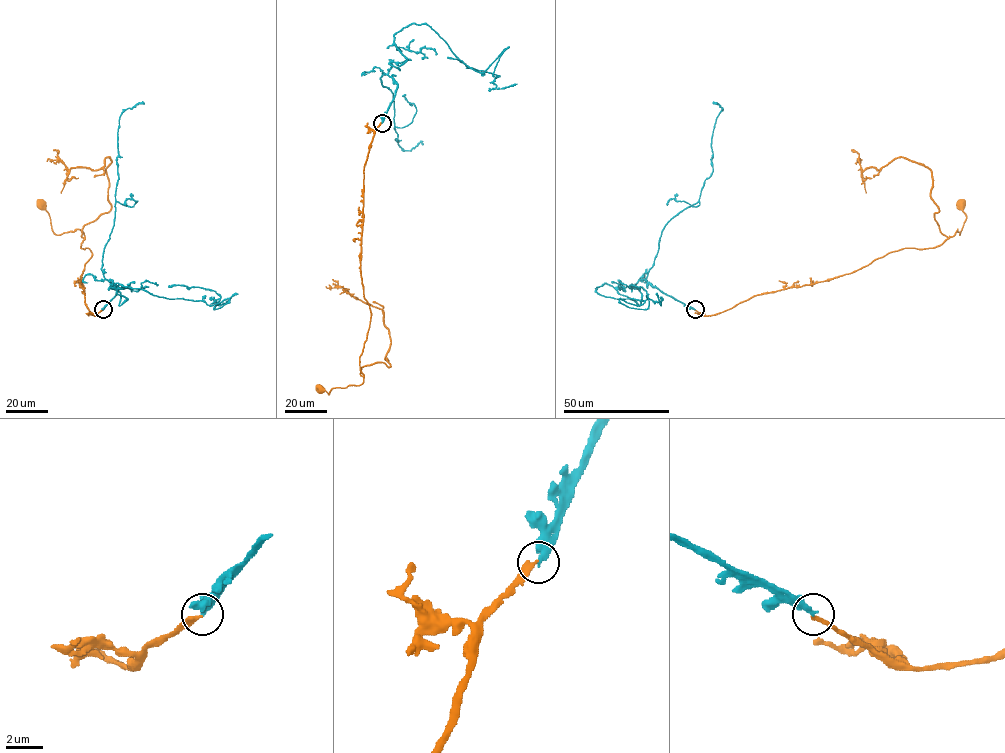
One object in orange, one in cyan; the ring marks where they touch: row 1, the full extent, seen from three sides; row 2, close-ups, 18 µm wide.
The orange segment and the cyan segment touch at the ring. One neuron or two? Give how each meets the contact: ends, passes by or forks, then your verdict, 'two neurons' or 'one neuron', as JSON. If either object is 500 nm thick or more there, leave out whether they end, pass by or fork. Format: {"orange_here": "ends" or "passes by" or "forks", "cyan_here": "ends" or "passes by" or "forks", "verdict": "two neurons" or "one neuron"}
{"orange_here": "ends", "cyan_here": "ends", "verdict": "two neurons"}

